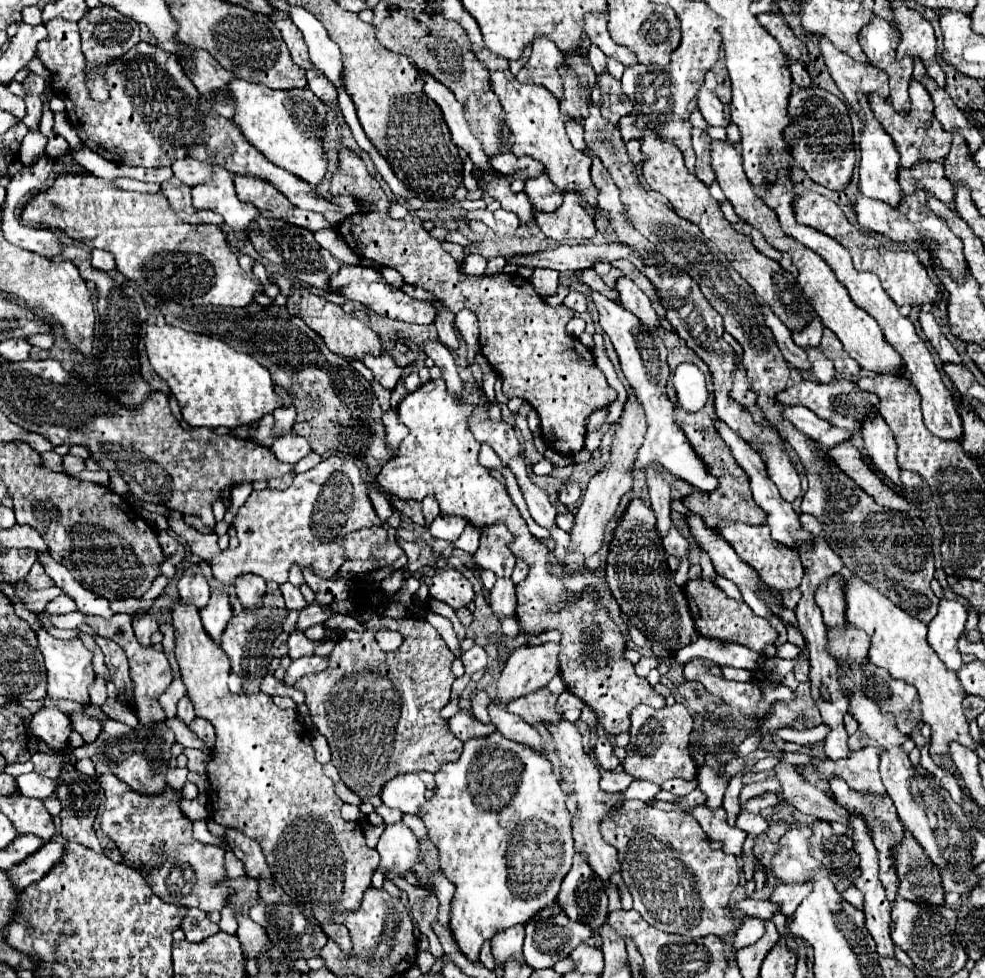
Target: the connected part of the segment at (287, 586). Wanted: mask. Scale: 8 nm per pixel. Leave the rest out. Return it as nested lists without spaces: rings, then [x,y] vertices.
[[[290,581],[282,583],[280,591],[282,591],[282,597],[286,601],[286,609],[302,609],[302,607],[306,607],[306,601],[304,601],[300,589],[296,585],[292,585]]]

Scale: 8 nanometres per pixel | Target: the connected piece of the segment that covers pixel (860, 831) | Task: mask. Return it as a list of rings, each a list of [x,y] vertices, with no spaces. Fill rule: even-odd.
[[[850,813],[850,823],[854,827],[854,849],[860,855],[860,869],[862,875],[856,879],[856,887],[864,895],[864,913],[866,913],[866,929],[876,941],[880,957],[894,957],[894,943],[890,939],[890,901],[886,899],[886,891],[878,879],[878,851],[874,849],[874,843],[870,841],[870,833],[866,829],[866,823],[858,813]]]

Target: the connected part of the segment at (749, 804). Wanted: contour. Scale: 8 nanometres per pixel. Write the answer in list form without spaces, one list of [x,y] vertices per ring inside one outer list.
[[[764,793],[764,795],[760,795],[760,797],[754,797],[754,799],[746,801],[746,803],[742,805],[742,811],[760,813],[760,811],[764,811],[764,809],[776,805],[776,803],[778,803],[778,797],[780,797],[778,793]]]

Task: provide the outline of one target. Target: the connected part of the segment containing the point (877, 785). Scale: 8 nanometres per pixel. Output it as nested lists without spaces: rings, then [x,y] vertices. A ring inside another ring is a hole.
[[[864,747],[860,751],[850,751],[850,757],[844,757],[844,759],[838,759],[838,761],[830,761],[828,757],[826,759],[818,759],[818,757],[812,757],[809,754],[803,754],[799,752],[784,753],[783,758],[767,757],[759,760],[753,767],[752,771],[758,773],[758,771],[764,771],[774,768],[780,761],[792,764],[794,766],[801,763],[810,763],[814,766],[820,779],[824,781],[830,781],[830,777],[838,777],[842,781],[848,783],[850,789],[858,791],[858,793],[872,793],[872,795],[884,795],[886,789],[882,789],[882,781],[880,781],[880,773],[878,773],[878,757],[880,757],[882,749],[874,749],[874,747]]]

